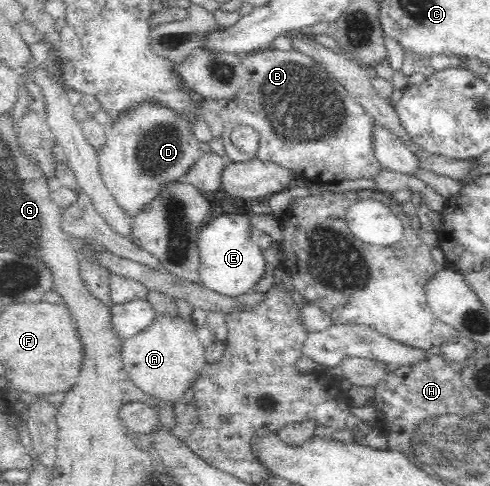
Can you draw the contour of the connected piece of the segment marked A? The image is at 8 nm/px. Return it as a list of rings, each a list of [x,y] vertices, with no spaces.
[[[159,316],[147,330],[134,337],[126,338],[122,350],[124,369],[127,376],[141,389],[144,395],[173,405],[174,402],[183,402],[185,392],[194,388],[195,381],[206,366],[203,354],[205,347],[198,340],[195,327],[196,325],[192,321],[184,319],[169,321],[169,319]]]

